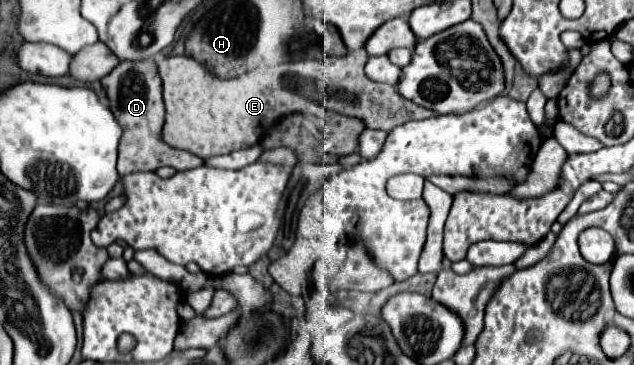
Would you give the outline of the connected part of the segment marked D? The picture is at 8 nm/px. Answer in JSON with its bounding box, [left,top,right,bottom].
[100,60,204,176]

